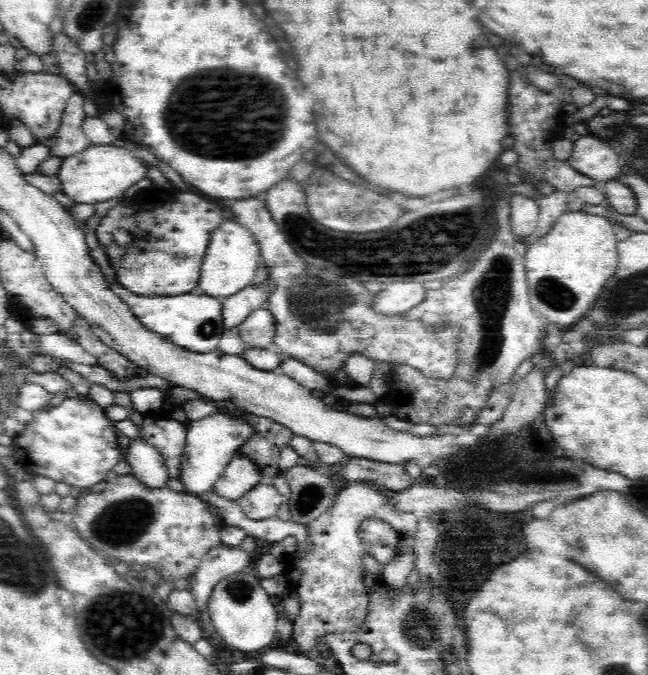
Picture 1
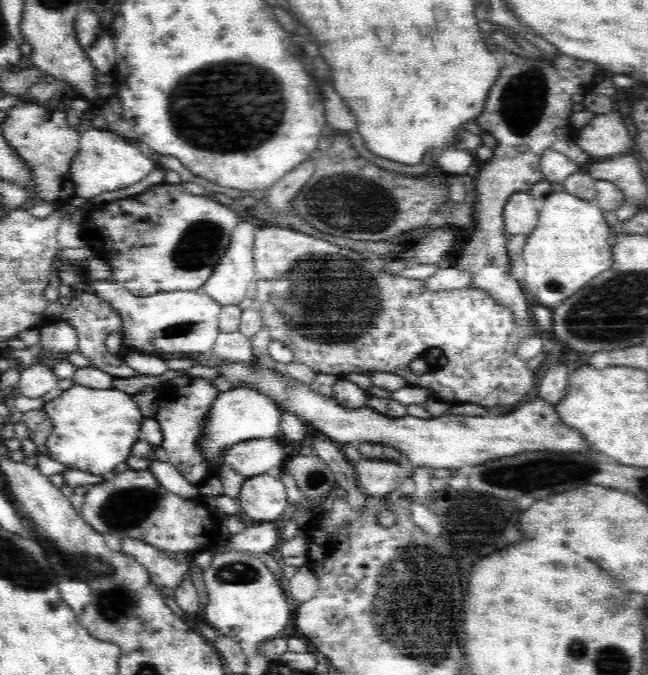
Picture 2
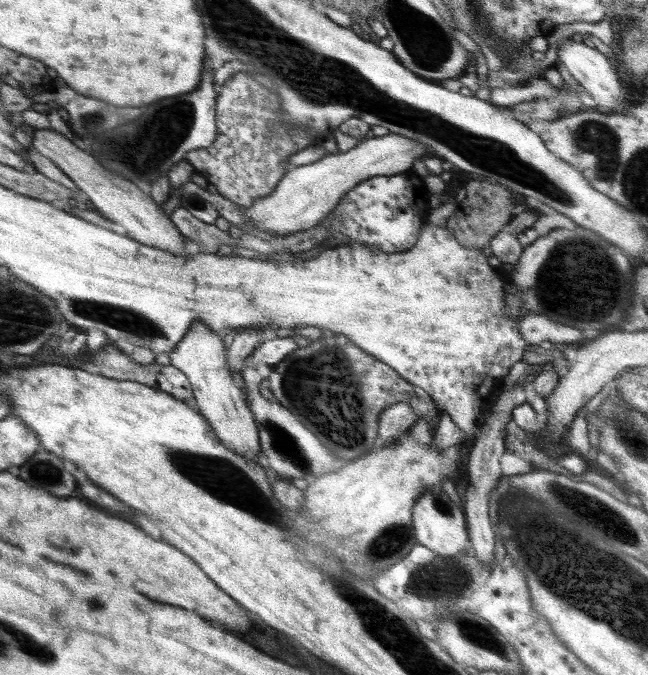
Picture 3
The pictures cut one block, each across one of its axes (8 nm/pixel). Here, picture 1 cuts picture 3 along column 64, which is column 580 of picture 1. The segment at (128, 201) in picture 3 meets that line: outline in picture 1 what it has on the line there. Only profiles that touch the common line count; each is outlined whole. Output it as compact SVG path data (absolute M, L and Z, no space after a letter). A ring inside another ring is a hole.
M590 134L573 142L573 150L567 161L580 174L602 182L614 180L622 173L618 154L604 144L604 138Z

